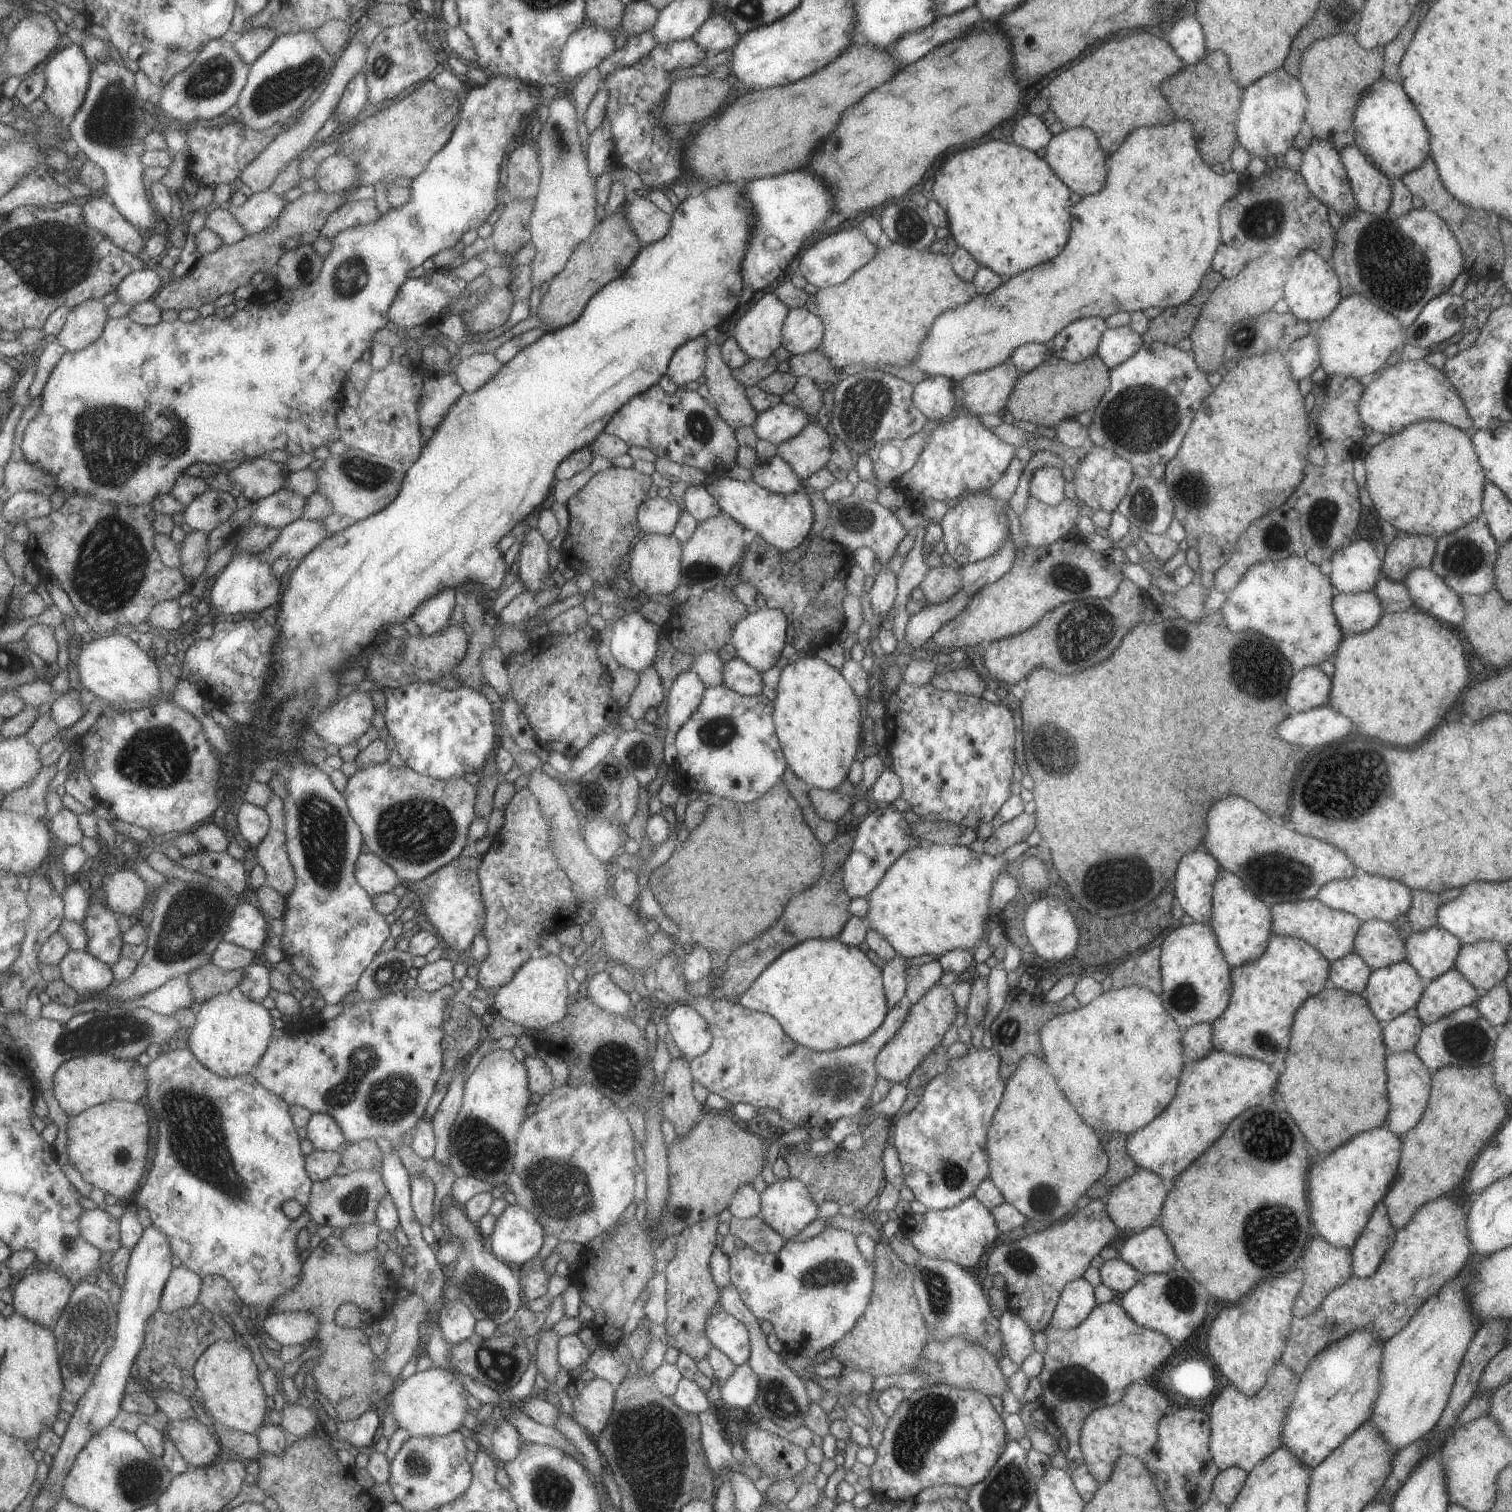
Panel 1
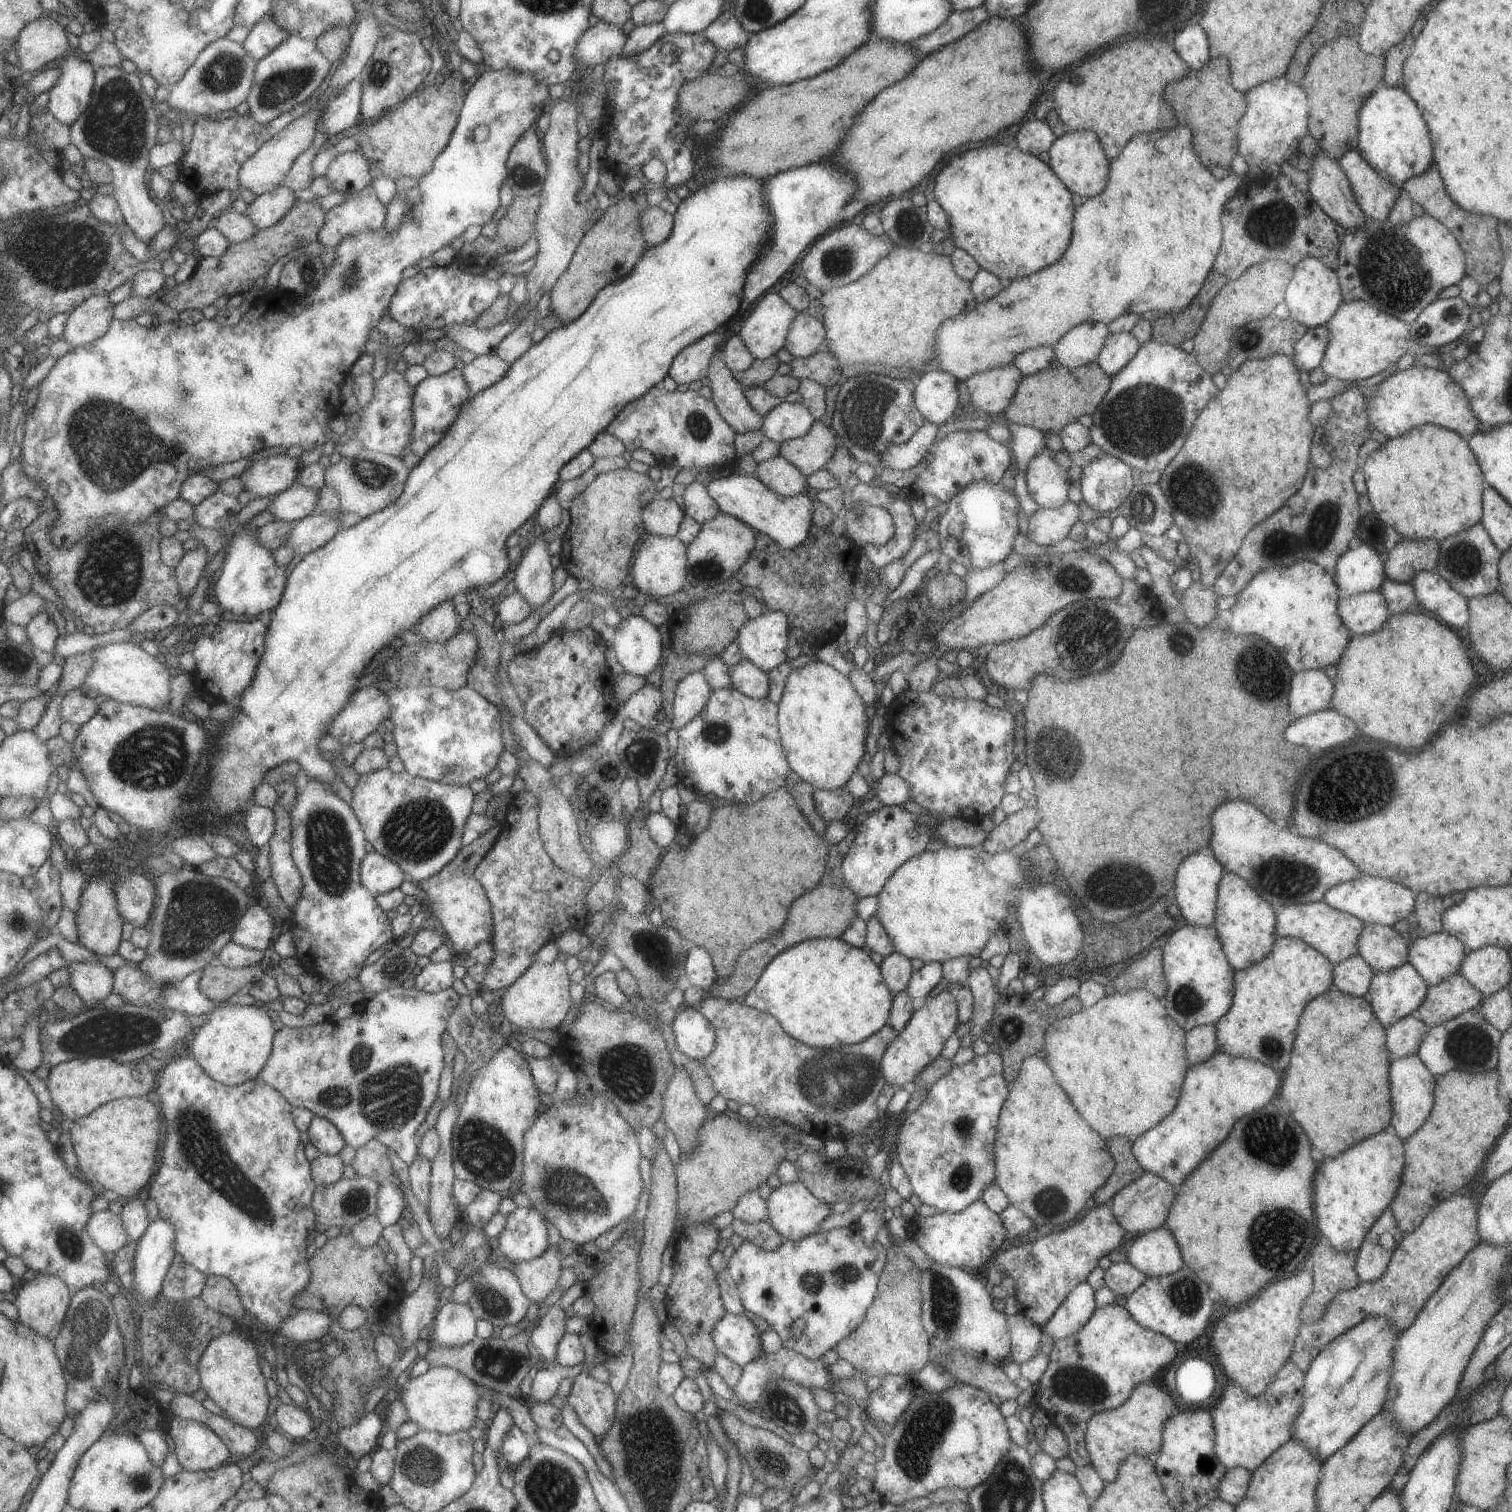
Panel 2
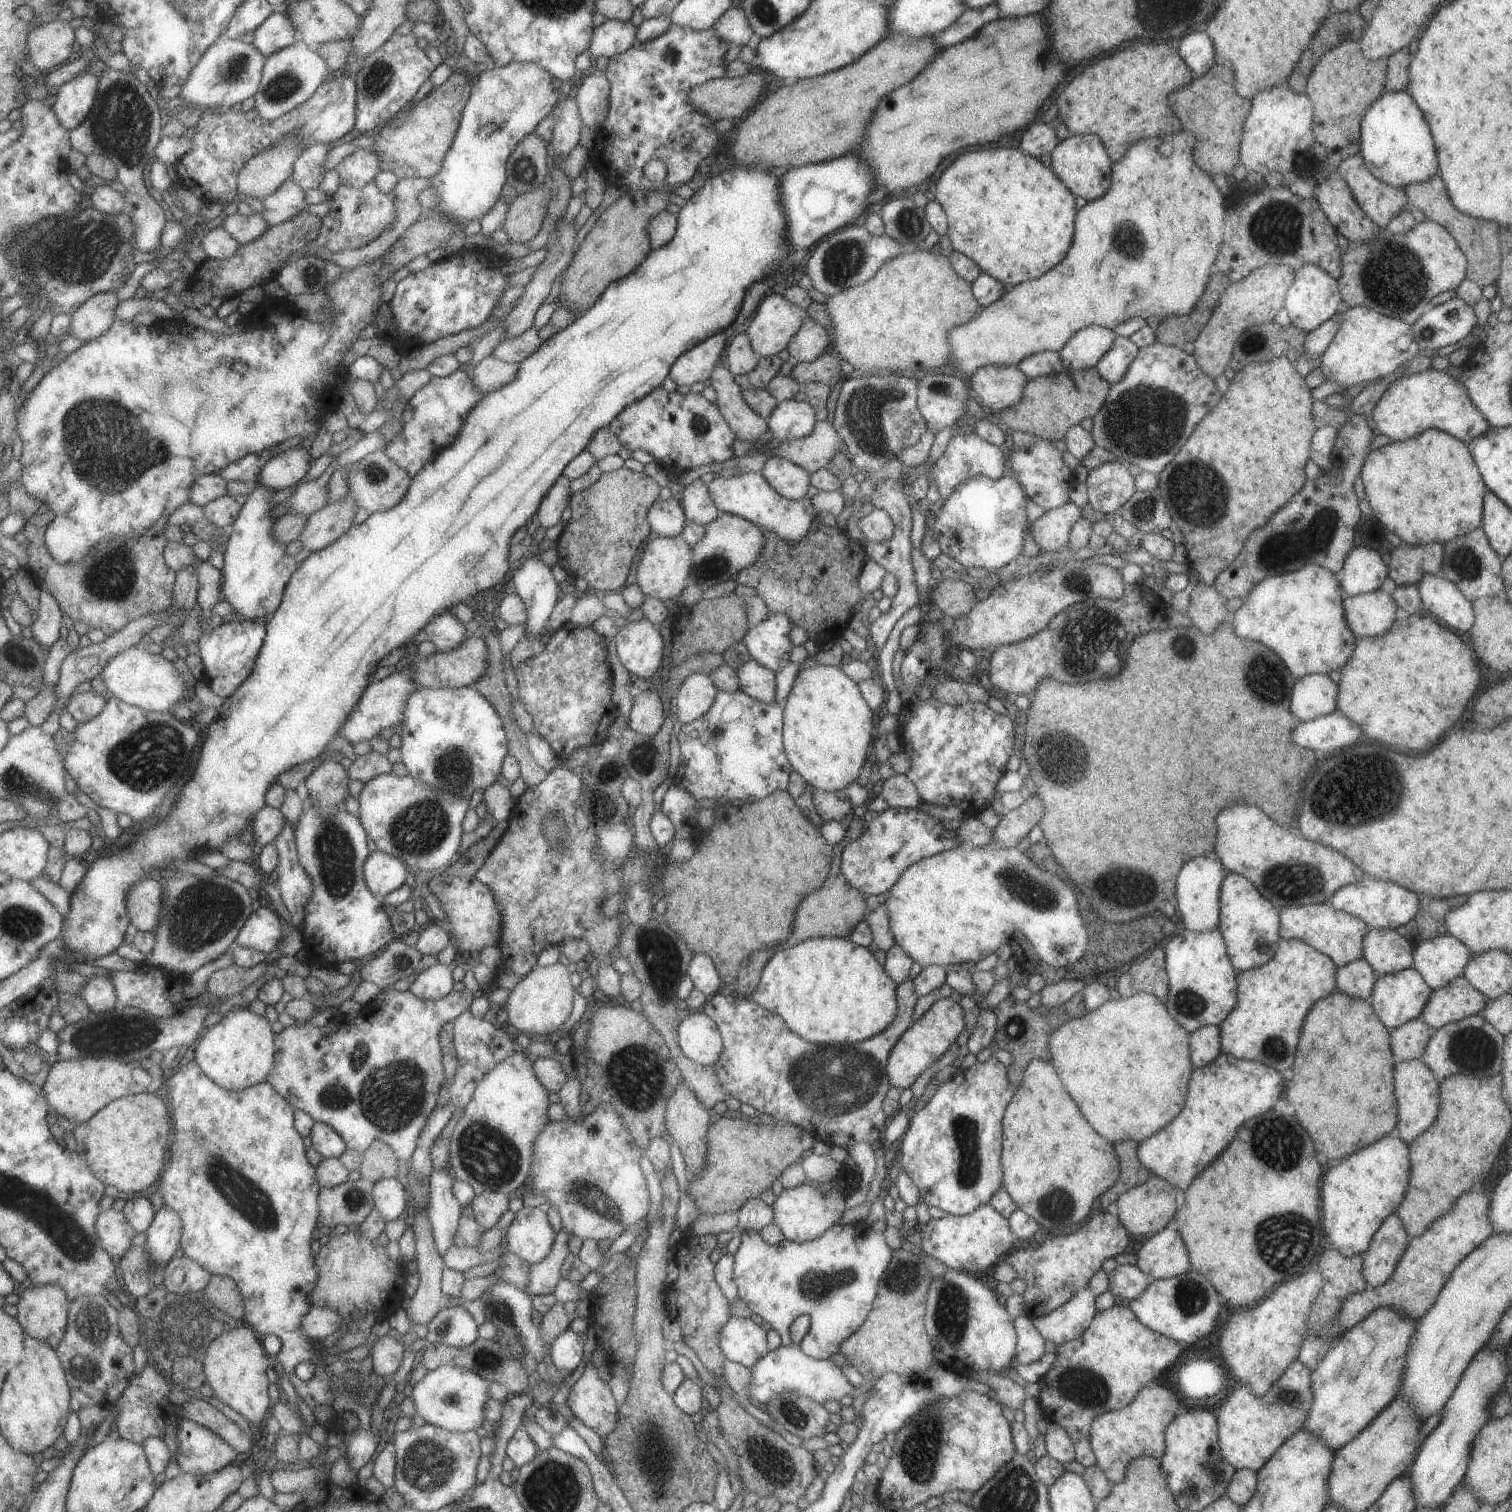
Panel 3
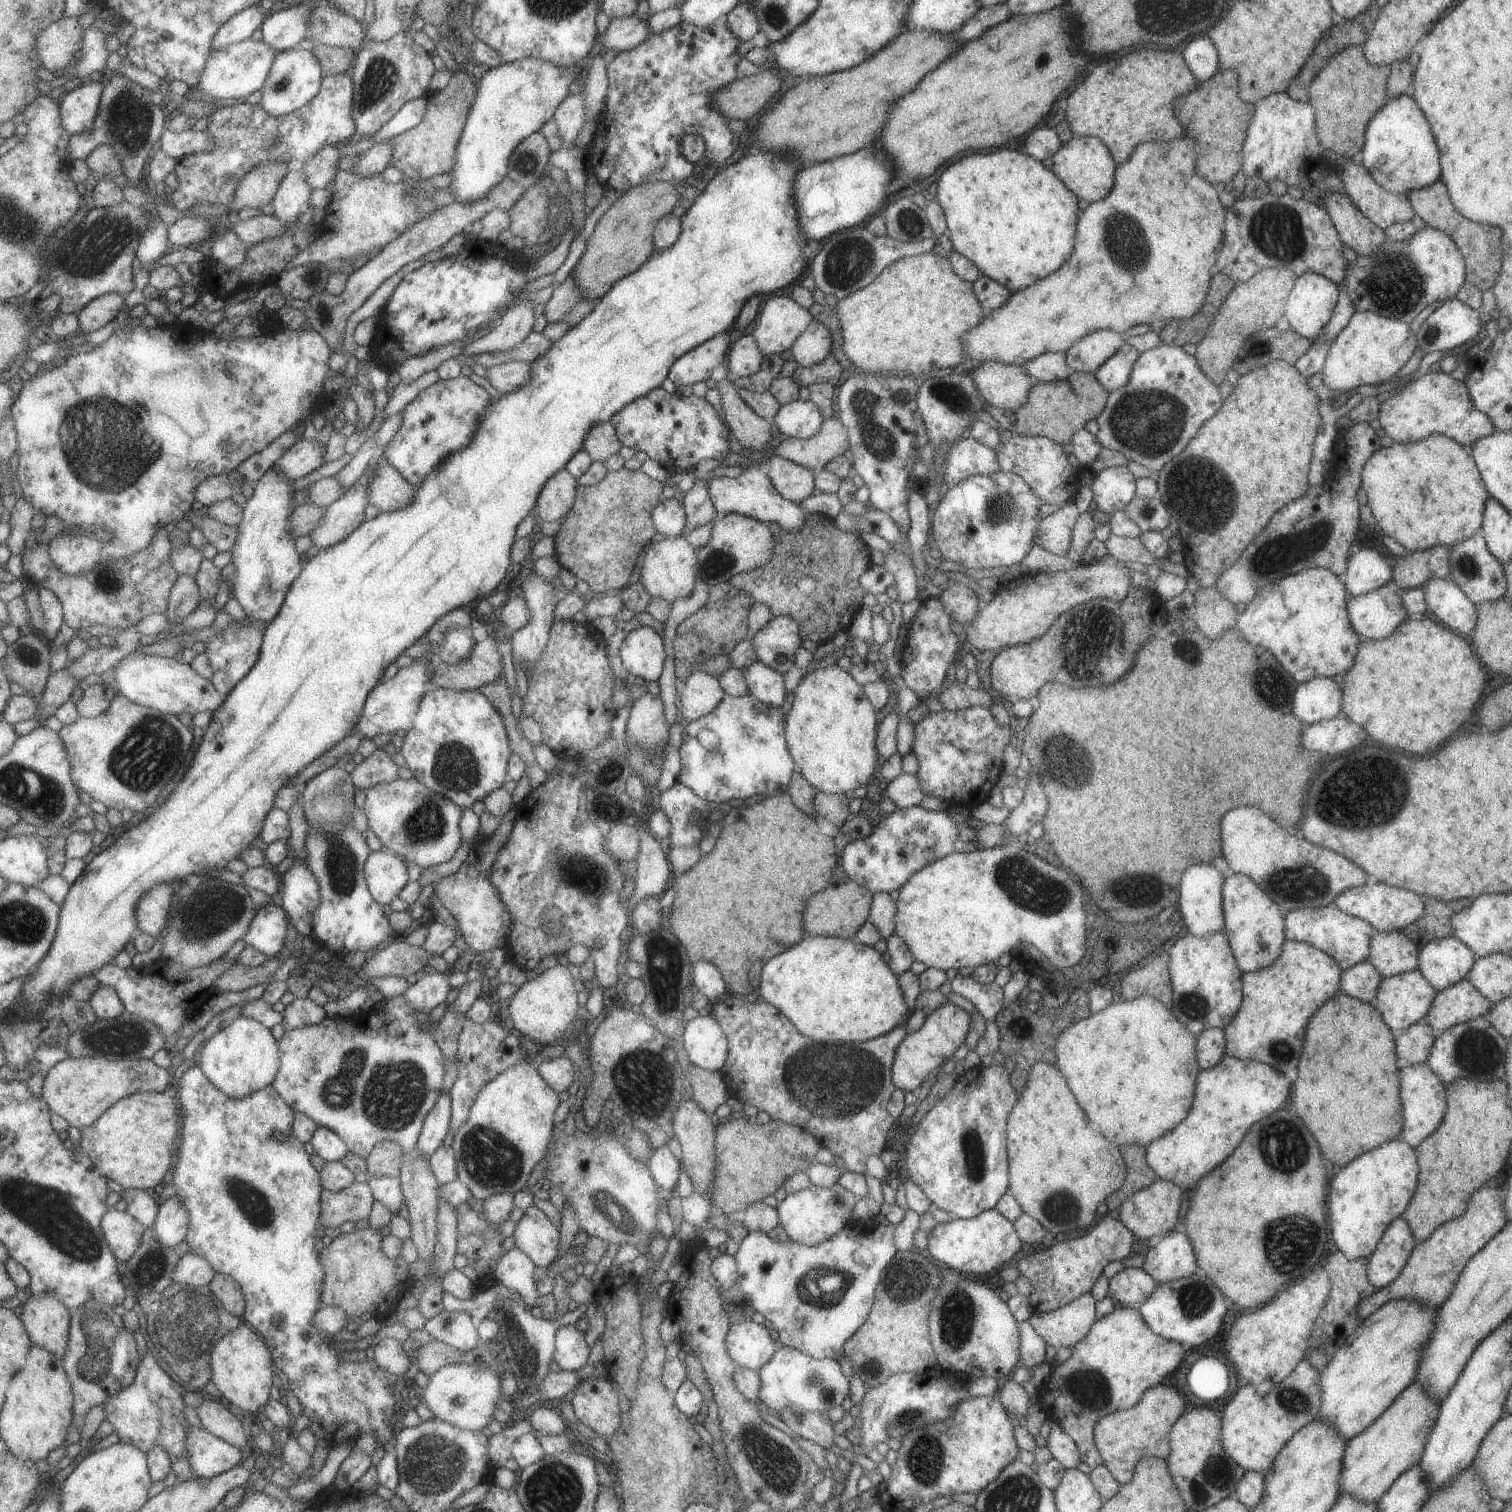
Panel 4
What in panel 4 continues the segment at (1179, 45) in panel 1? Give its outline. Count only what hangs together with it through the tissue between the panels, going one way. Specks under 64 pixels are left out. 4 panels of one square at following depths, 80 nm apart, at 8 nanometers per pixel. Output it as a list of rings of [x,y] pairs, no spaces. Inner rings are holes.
[[[1192,37],[1181,56],[1197,82],[1205,82],[1217,72],[1217,52],[1208,37]]]

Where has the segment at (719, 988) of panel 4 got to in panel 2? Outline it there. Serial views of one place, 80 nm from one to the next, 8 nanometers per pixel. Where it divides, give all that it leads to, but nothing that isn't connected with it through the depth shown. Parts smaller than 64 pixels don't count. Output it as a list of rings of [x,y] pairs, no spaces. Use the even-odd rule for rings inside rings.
[[[687,946],[687,955],[683,962],[682,972],[686,974],[690,984],[699,986],[705,991],[708,991],[710,986],[717,981],[711,956],[699,946]]]

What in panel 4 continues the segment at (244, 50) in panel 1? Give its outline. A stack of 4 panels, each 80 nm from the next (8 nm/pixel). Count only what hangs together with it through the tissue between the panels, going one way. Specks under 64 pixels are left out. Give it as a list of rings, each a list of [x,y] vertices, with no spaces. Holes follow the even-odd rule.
[[[315,4],[269,13],[261,28],[262,41],[279,52],[295,49],[307,38],[309,14]]]

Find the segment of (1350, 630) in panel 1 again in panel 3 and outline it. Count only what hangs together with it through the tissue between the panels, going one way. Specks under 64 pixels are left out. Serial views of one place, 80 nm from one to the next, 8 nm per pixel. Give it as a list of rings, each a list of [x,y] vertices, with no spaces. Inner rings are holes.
[[[1373,590],[1366,594],[1354,596],[1343,596],[1342,606],[1345,623],[1354,637],[1371,637],[1386,634],[1391,628],[1391,624],[1401,616],[1395,602],[1391,600],[1391,596],[1387,592],[1383,592],[1383,590]]]

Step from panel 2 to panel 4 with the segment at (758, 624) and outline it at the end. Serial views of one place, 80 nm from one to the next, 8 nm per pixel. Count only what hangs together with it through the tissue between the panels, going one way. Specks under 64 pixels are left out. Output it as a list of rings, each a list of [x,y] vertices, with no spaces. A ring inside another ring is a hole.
[[[772,617],[750,638],[757,661],[781,674],[794,665],[795,651],[800,647],[797,624],[790,617]]]

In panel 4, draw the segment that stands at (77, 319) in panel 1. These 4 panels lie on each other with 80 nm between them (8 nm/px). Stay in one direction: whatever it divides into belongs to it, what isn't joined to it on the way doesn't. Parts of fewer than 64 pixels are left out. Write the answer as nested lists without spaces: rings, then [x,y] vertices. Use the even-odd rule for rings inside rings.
[[[111,292],[100,298],[95,298],[77,316],[79,318],[79,333],[90,334],[109,324],[113,319],[120,319],[124,305],[125,296],[119,292]]]

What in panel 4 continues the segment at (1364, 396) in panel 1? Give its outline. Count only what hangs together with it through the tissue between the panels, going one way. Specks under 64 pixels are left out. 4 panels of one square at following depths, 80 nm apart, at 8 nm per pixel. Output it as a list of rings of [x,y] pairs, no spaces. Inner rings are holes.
[[[1427,370],[1426,374],[1420,376],[1417,380],[1409,382],[1408,386],[1403,388],[1379,404],[1377,420],[1381,425],[1381,434],[1389,437],[1393,443],[1417,442],[1427,438],[1429,434],[1443,434],[1447,438],[1455,440],[1461,445],[1471,445],[1477,441],[1477,438],[1483,438],[1495,432],[1493,424],[1485,414],[1477,411],[1471,403],[1467,388],[1463,381],[1454,380],[1443,372],[1431,372]]]

